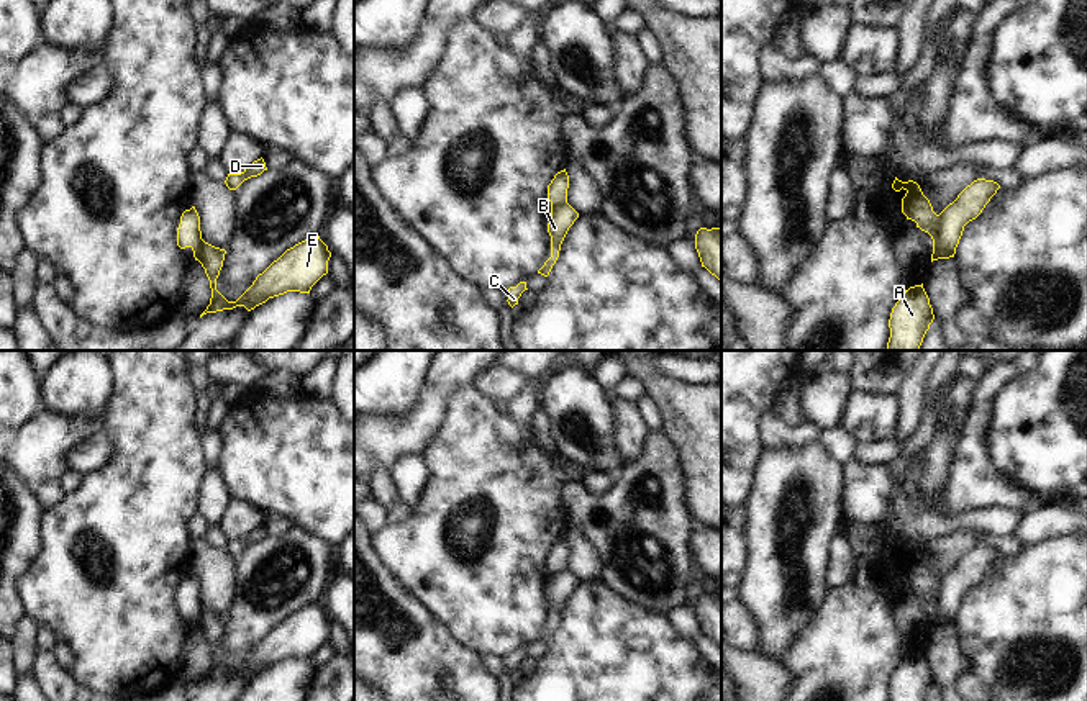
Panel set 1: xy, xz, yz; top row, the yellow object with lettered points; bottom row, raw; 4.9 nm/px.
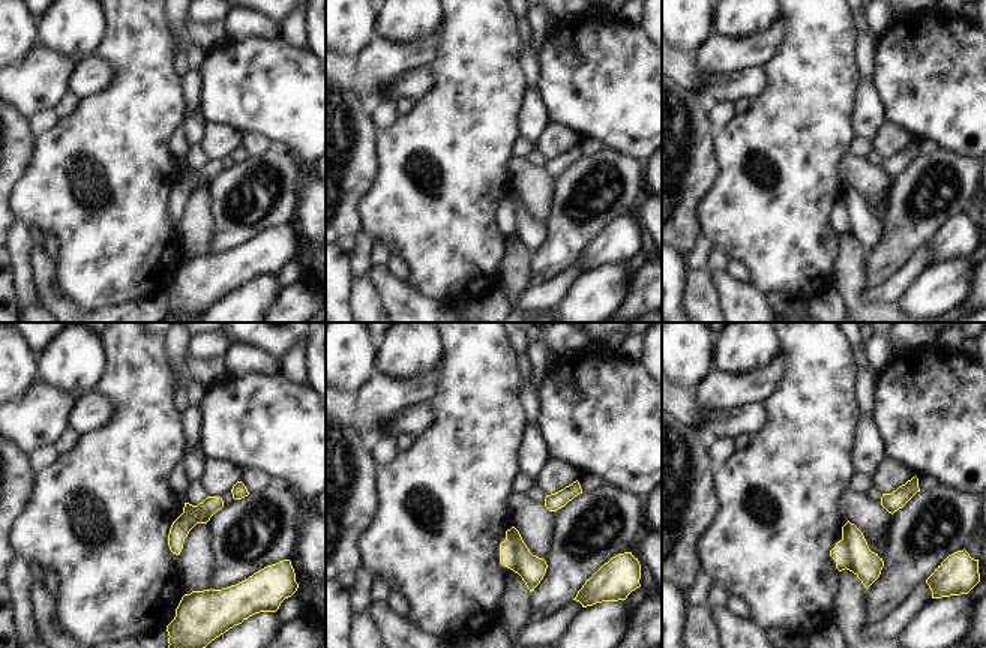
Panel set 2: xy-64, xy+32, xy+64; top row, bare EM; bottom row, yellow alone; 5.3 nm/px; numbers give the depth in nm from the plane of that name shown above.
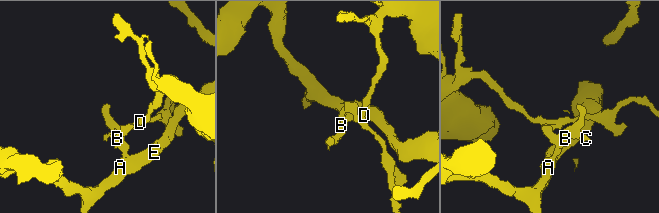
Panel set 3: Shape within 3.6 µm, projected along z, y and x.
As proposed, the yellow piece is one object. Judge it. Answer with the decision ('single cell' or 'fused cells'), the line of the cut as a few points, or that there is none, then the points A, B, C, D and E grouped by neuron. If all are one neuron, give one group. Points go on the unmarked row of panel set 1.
fused cells; cut xy (194, 574), (195, 598), (191, 603); groups A B C E / D

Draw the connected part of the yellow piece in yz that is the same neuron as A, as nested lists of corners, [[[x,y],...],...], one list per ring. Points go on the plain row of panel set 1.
[[[923,650],[910,654],[892,675],[890,701],[926,701],[933,686],[933,675]]]

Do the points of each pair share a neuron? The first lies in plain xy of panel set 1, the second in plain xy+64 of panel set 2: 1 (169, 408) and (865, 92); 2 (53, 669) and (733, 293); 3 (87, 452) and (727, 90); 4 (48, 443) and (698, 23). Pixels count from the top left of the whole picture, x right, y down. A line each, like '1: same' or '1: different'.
1: different
2: same
3: same
4: different

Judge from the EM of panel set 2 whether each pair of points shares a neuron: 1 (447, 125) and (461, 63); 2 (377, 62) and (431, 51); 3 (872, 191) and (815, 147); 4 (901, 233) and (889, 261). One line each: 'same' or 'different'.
1: same
2: same
3: different
4: same

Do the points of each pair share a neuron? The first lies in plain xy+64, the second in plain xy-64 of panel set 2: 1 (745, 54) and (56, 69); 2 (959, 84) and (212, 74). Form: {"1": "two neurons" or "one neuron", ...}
{"1": "one neuron", "2": "one neuron"}

